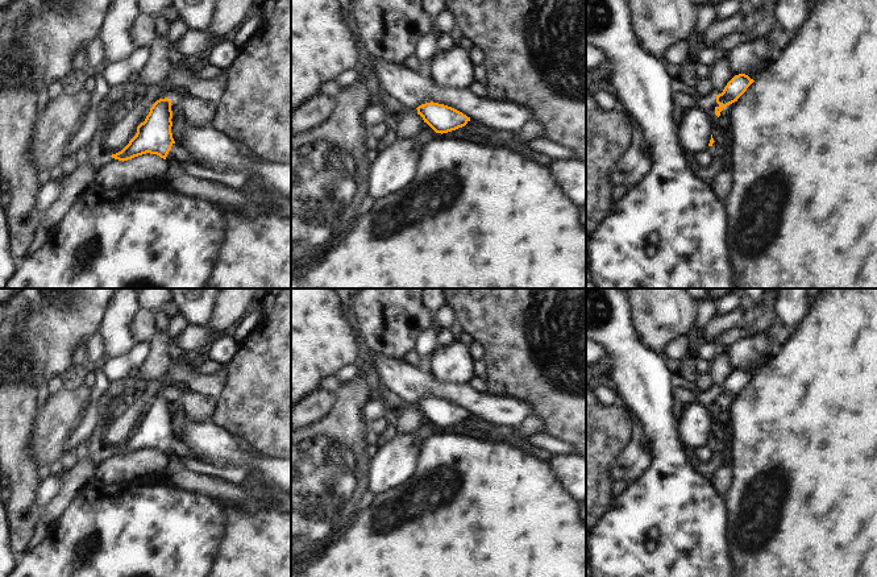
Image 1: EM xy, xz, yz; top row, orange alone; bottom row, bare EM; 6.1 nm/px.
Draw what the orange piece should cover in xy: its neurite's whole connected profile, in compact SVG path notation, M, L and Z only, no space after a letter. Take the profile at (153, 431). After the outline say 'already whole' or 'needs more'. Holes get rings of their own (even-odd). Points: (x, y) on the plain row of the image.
M167 393L157 395L145 416L137 422L136 431L121 447L111 452L124 457L146 448L157 449L163 454L170 449L179 457L194 458L190 451L173 433L171 400L171 395Z; needs more

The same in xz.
M433 397L421 399L416 404L424 418L441 429L462 423L470 416L470 412L462 407Z; already whole

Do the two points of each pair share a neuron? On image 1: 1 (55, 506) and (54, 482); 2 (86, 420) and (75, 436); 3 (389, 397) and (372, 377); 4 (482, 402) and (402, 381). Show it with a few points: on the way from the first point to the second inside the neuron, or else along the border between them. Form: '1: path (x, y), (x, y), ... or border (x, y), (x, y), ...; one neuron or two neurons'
1: border (73, 468), (65, 474), (61, 490), (42, 509); two neurons
2: path (84, 424), (79, 432); one neuron
3: path (383, 391), (374, 382); one neuron
4: path (462, 395), (422, 385); one neuron

